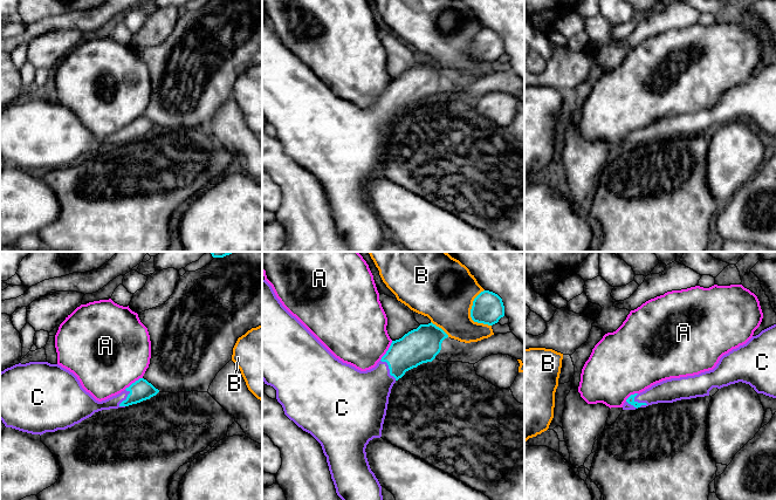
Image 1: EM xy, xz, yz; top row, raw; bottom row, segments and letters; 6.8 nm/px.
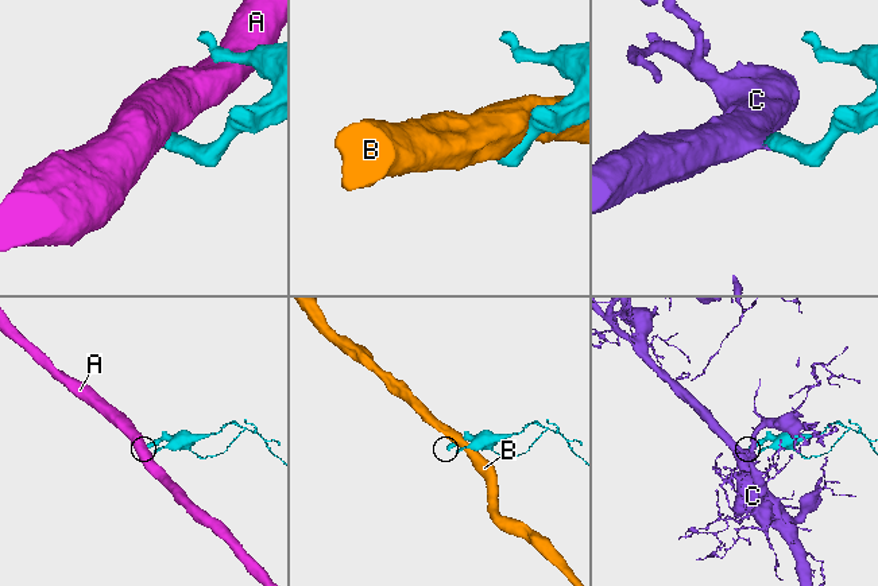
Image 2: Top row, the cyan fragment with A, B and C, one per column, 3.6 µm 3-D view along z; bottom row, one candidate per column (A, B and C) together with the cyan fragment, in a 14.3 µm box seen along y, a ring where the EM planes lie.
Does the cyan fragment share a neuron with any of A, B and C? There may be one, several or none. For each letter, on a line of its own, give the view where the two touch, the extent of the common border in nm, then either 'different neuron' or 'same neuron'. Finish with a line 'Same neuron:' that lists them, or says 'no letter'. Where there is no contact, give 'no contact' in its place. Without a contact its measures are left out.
A: xz | 160 nm | different neuron
B: xz | 260 nm | different neuron
C: yz | 120 nm | same neuron
Same neuron: C

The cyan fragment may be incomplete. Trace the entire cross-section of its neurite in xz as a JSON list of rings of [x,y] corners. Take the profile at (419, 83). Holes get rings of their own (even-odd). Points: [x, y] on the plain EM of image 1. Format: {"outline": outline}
{"outline": [[[262,18],[262,118],[276,128],[276,137],[282,143],[284,152],[321,181],[336,231],[352,252],[377,252],[386,244],[382,233],[382,224],[366,196],[366,183],[373,176],[382,174],[393,122],[406,109],[423,101],[432,100],[440,90],[442,78],[447,75],[448,73],[432,60],[420,62],[401,76],[392,78],[389,88],[375,105],[360,109],[336,96],[282,43],[272,23]]]}

